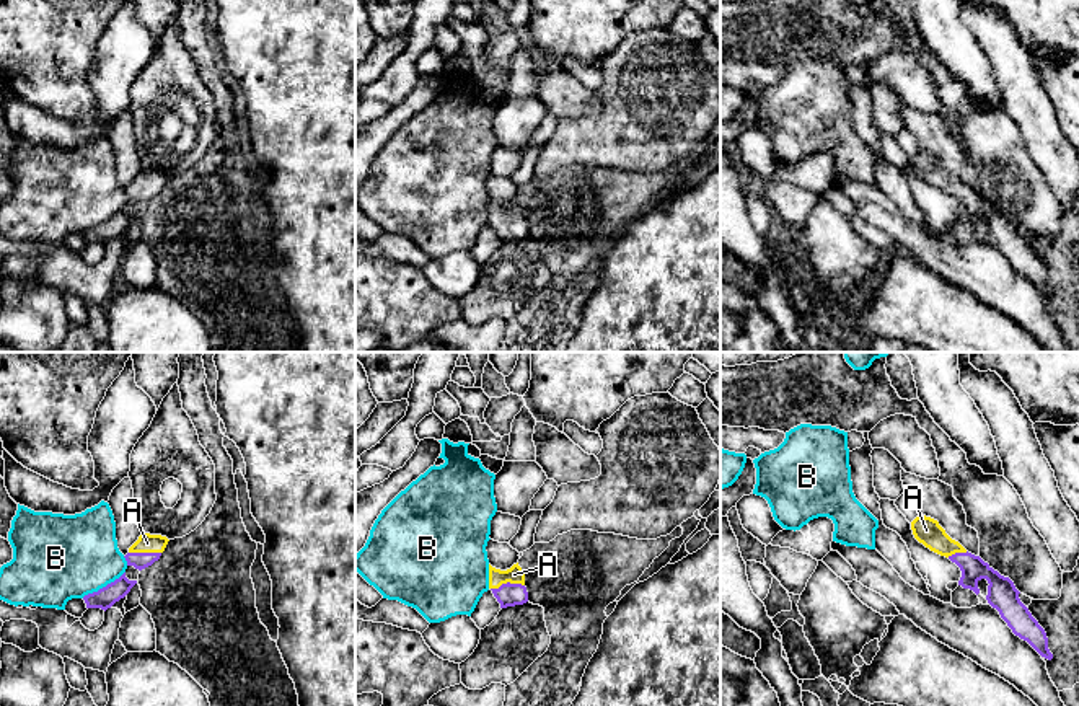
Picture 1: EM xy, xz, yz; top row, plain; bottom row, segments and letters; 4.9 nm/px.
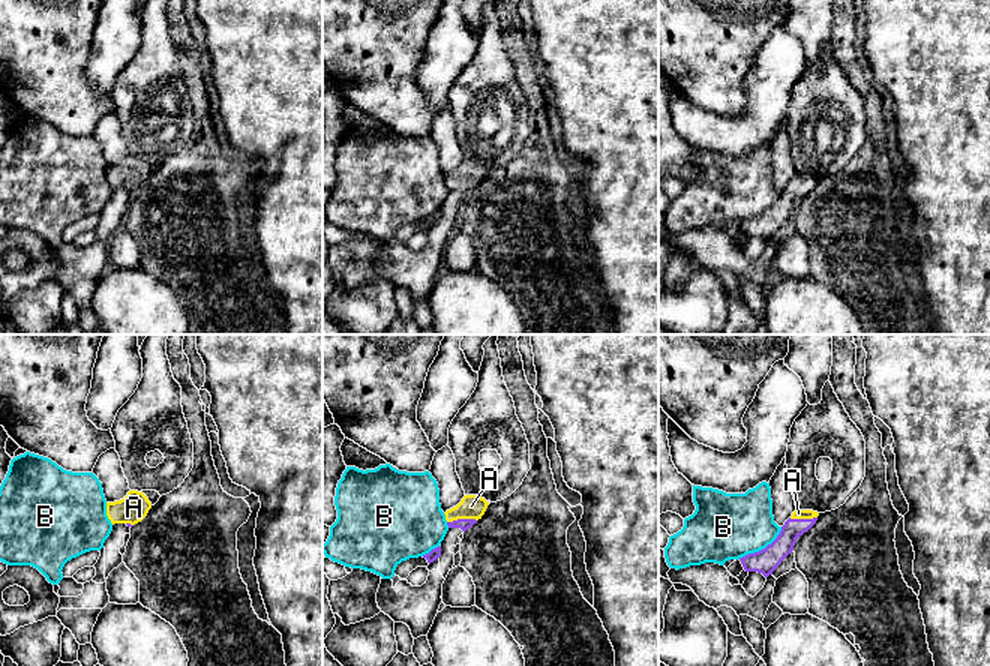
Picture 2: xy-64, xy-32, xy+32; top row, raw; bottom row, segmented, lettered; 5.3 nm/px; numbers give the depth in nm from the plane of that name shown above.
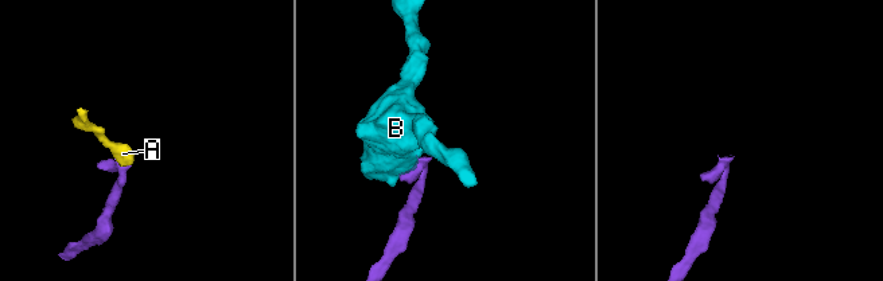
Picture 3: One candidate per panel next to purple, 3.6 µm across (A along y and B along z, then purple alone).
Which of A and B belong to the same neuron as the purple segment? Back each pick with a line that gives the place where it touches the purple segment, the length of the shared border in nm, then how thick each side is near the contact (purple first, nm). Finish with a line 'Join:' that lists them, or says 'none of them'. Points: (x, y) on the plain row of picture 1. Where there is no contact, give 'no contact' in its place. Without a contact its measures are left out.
A: meets purple in xz at (507, 217); contact 170 nm long; 110 nm thick on the purple side, 80 nm on the other
Join: A

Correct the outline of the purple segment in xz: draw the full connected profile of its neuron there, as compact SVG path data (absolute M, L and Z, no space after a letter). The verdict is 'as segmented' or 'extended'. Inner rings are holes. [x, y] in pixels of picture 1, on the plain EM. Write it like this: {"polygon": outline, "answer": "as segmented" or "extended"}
{"polygon": "M518 197L507 205L495 204L489 199L489 223L500 238L500 243L523 240L528 236L525 209Z", "answer": "extended"}

